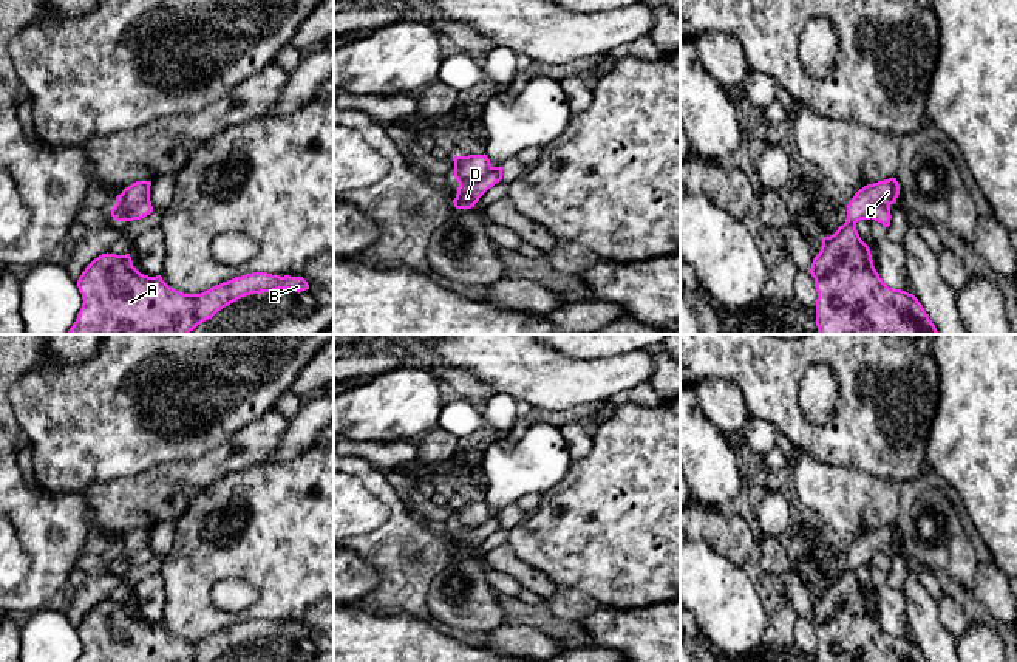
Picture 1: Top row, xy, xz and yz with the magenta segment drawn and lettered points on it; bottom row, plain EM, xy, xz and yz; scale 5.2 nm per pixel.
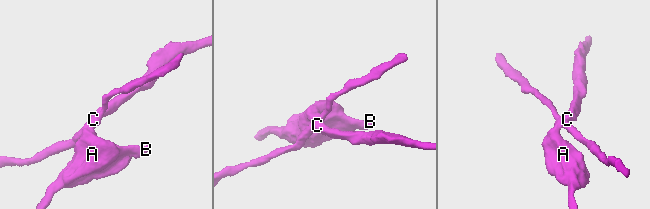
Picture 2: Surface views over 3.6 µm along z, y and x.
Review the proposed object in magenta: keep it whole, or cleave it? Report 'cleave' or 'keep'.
cleave

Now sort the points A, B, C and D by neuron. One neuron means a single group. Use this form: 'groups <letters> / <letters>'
groups A B C / D

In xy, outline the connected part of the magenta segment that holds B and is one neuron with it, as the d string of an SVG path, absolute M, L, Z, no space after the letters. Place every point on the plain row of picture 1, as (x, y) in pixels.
M102 600L77 626L83 650L77 662L215 662L241 643L277 636L309 636L303 623L252 619L223 628L201 640L170 634L161 622L141 620L130 600Z

